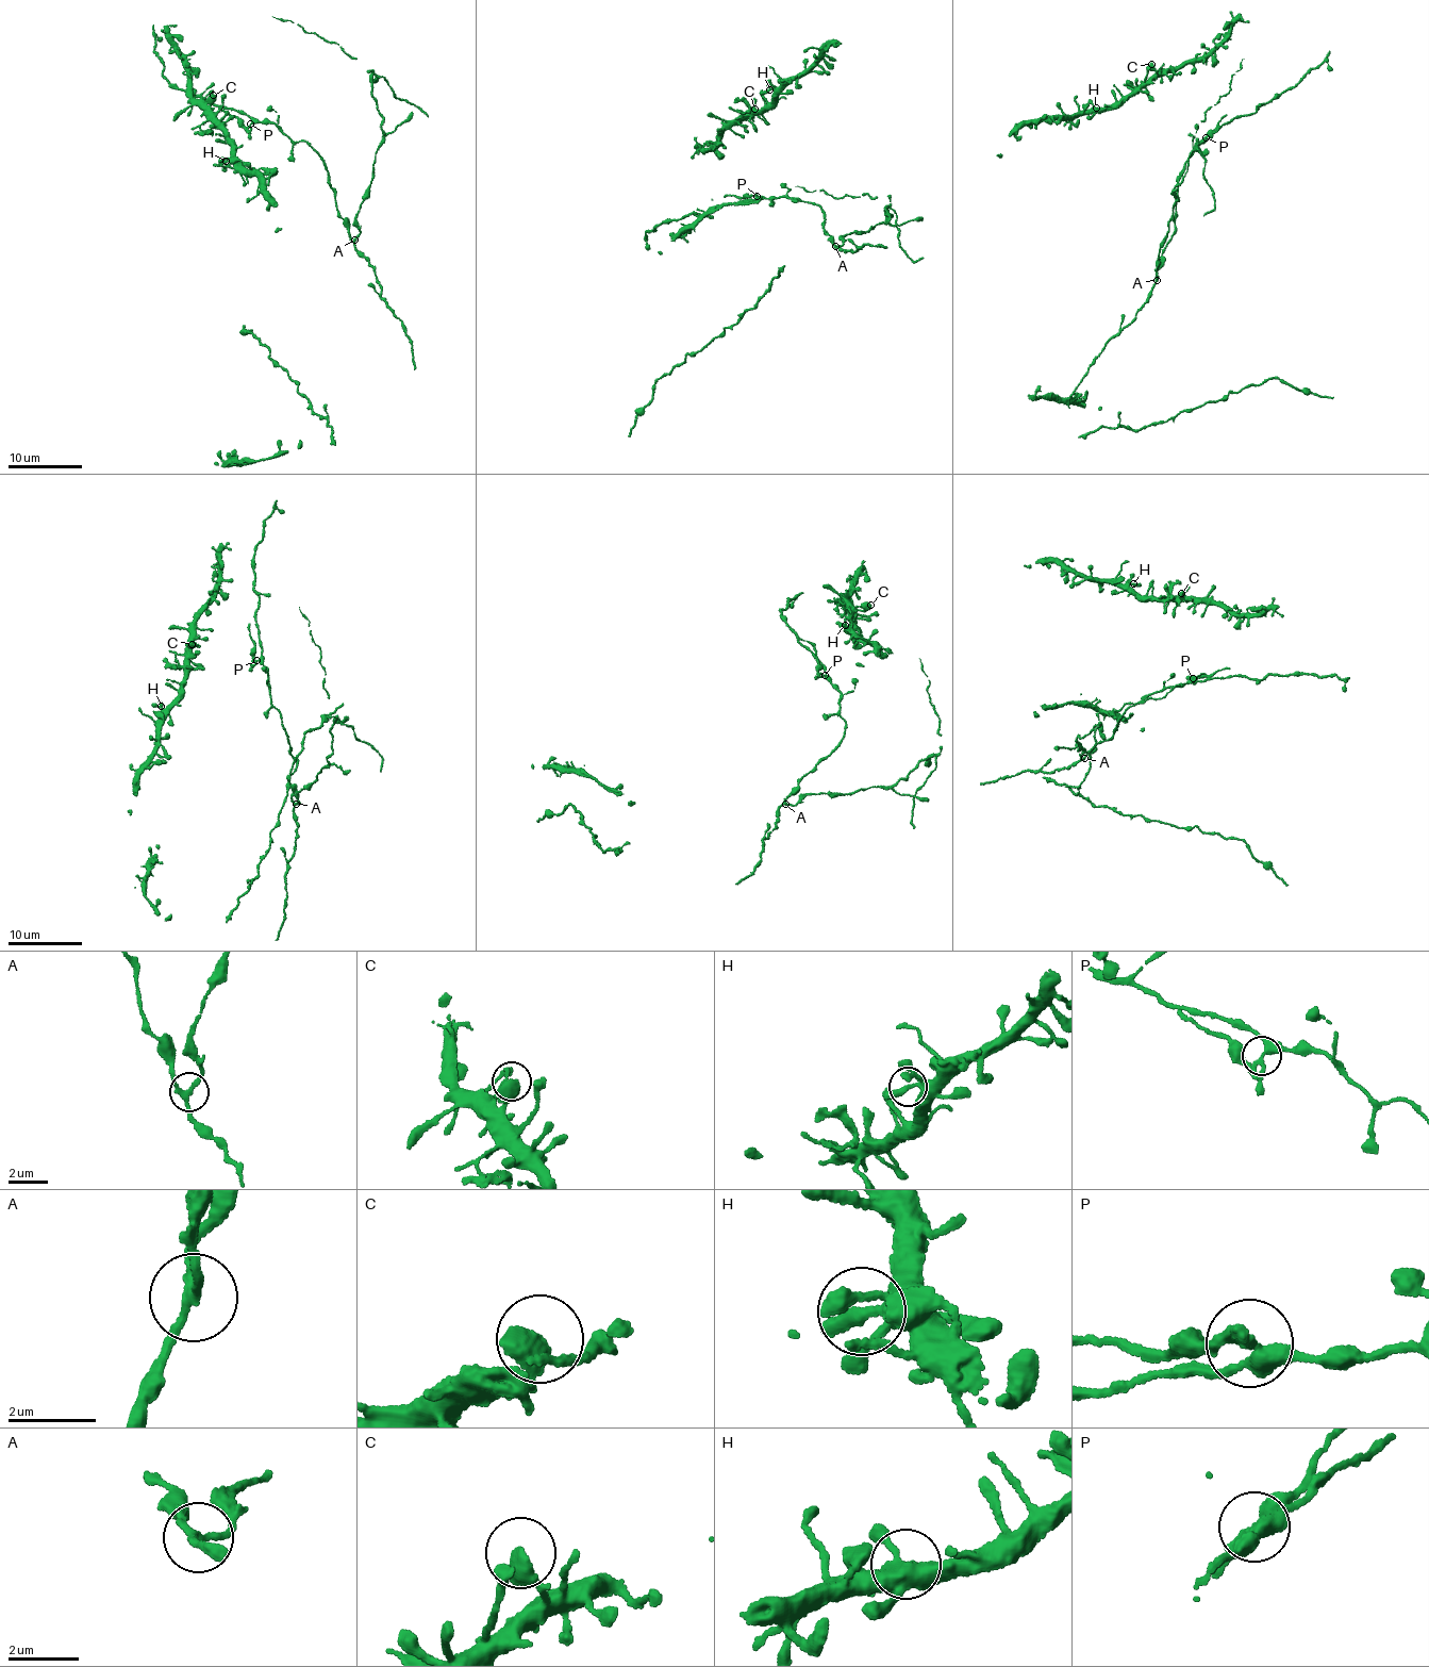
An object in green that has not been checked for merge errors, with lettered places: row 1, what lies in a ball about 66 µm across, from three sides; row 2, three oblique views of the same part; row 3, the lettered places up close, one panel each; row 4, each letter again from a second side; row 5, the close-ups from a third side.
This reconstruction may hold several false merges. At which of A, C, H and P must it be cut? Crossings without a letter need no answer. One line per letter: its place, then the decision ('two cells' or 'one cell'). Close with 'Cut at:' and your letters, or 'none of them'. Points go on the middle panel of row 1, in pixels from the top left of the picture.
A: at (835, 246); two cells
C: at (754, 109); one cell
H: at (769, 89); one cell
P: at (757, 196); two cells
Cut at: A, P

